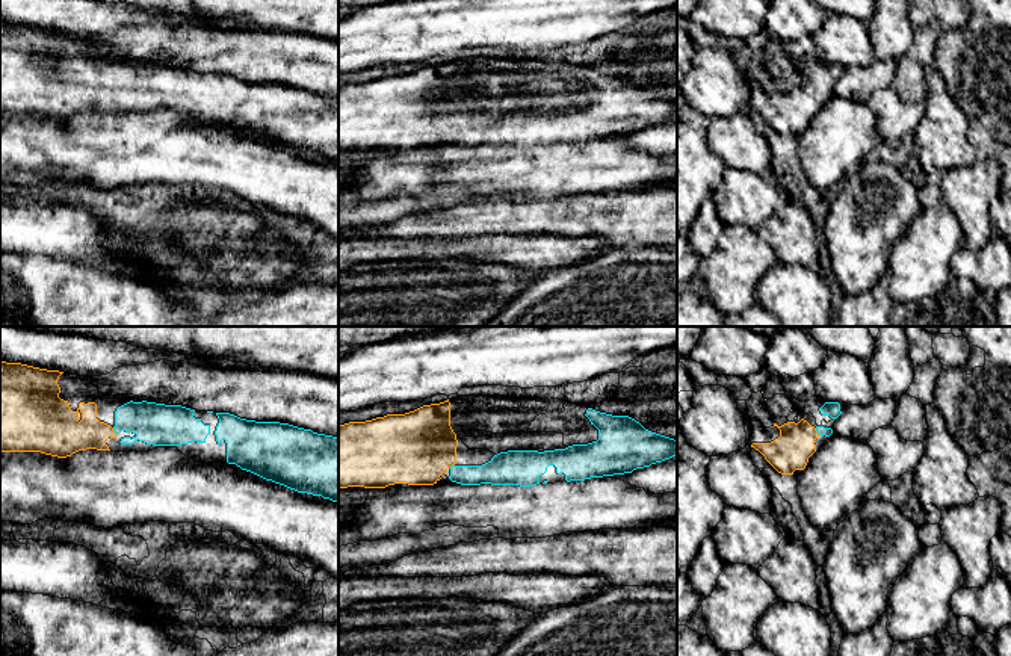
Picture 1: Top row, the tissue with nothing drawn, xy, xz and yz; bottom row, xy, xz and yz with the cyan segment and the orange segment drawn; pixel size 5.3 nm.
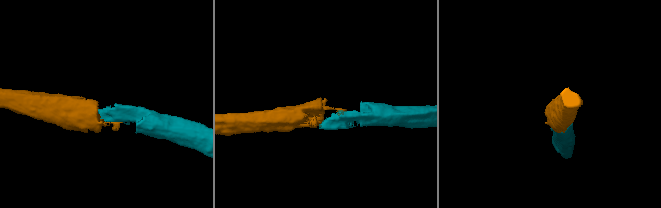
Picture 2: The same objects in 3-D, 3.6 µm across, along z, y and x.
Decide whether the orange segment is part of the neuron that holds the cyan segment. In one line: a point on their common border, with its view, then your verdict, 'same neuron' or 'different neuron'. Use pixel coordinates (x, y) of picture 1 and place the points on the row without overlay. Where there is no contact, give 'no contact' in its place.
meets cyan in xy at (114, 91); same neuron

